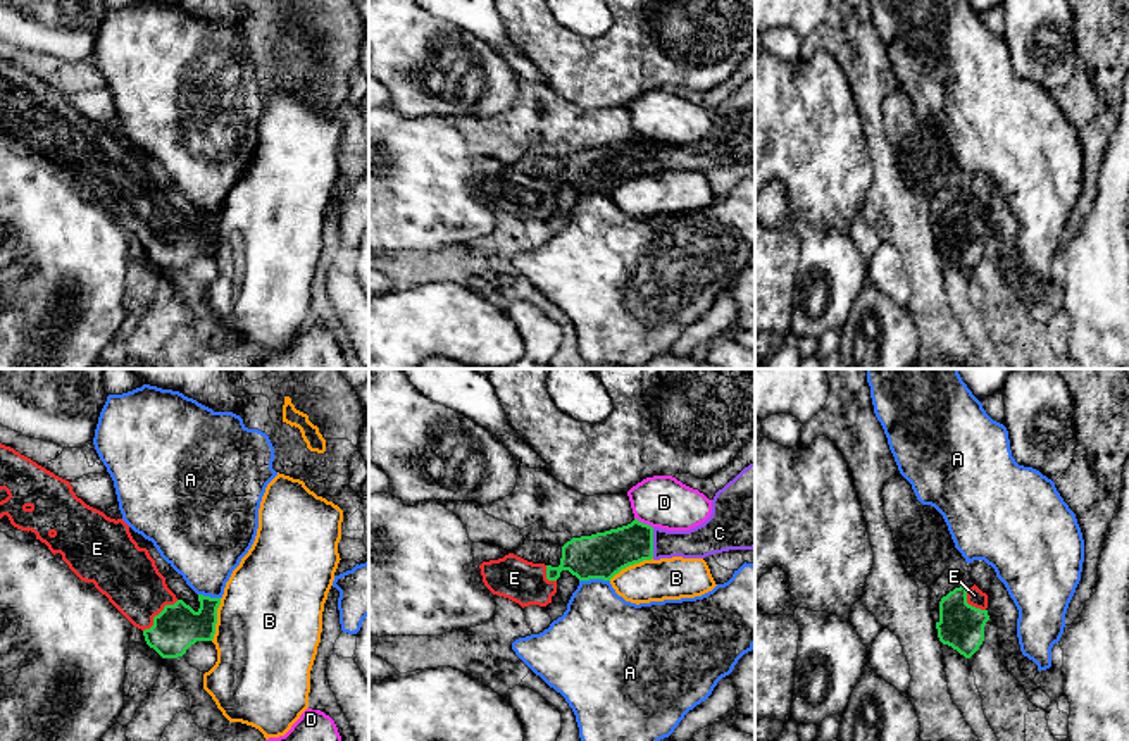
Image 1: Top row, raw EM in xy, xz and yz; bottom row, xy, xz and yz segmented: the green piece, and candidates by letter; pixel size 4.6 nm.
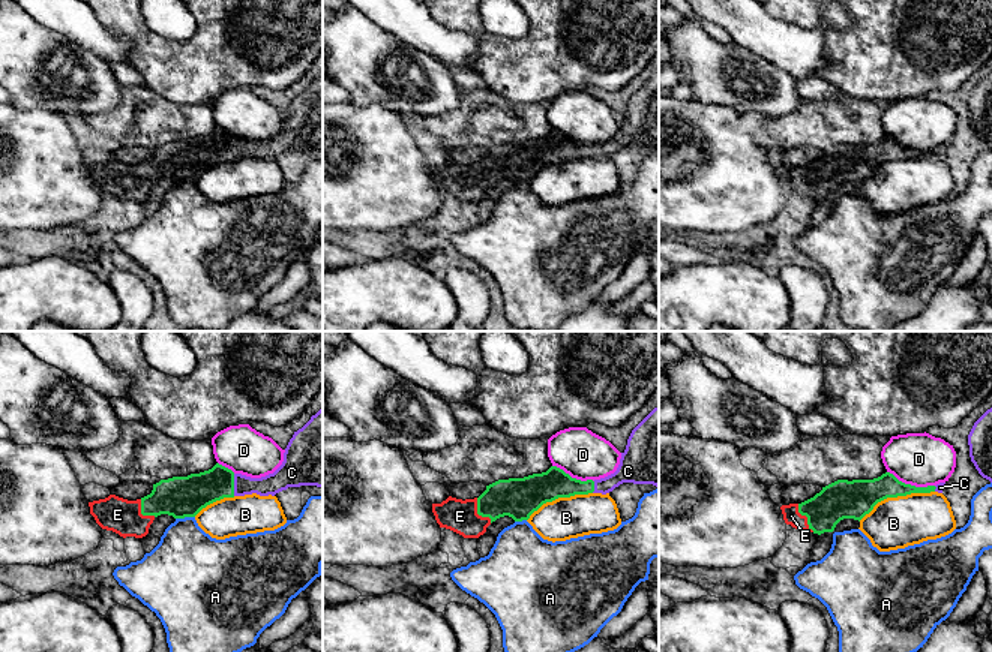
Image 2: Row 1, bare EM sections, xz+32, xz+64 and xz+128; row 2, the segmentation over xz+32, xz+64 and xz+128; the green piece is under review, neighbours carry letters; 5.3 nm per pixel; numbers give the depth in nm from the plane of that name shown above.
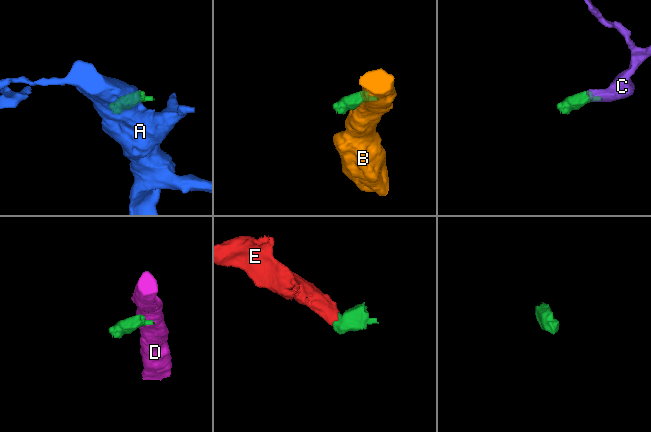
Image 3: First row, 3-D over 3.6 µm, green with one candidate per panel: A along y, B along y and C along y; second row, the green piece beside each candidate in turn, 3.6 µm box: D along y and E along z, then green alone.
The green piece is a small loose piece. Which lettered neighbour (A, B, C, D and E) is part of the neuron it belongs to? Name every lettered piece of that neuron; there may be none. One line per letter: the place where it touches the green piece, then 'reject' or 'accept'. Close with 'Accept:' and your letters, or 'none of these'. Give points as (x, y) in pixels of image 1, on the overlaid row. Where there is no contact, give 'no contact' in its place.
A: meets green in xz at (593, 578); reject
B: meets green in xz at (629, 564); reject
C: meets green in xz at (652, 543); accept
D: meets green in xz at (642, 523); reject
E: meets green in xy at (159, 614); accept
Accept: C, E

